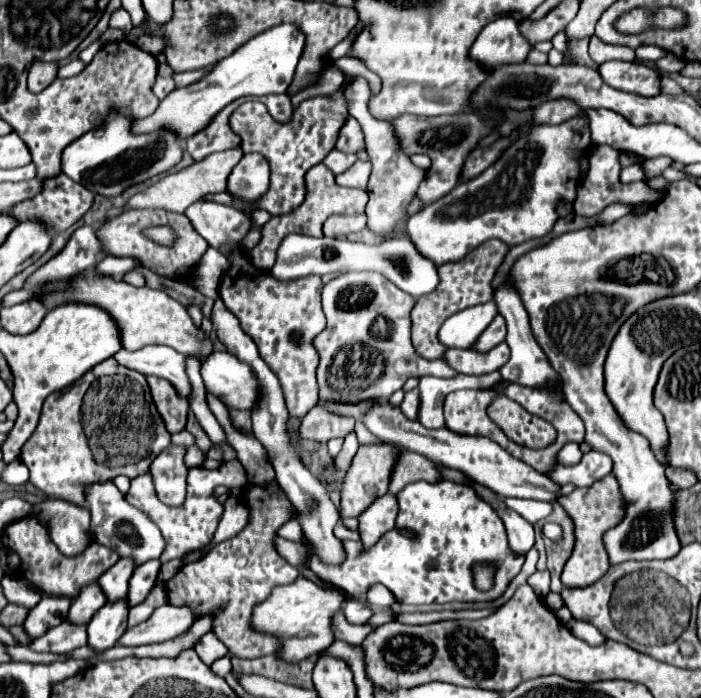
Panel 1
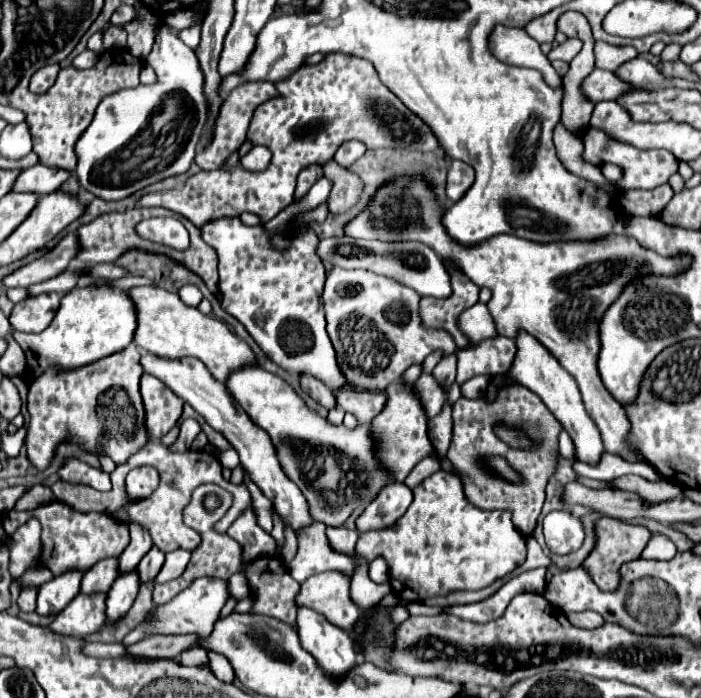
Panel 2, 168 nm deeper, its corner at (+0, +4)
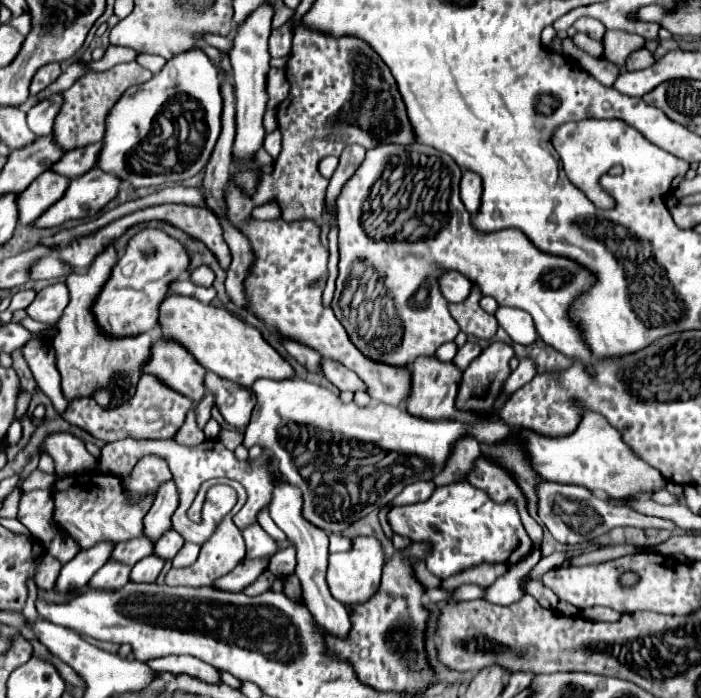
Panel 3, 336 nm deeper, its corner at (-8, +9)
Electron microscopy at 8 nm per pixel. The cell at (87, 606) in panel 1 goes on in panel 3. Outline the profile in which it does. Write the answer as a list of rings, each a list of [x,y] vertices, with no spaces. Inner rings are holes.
[[[142,535],[142,537],[138,537],[138,539],[118,543],[118,545],[114,547],[110,559],[118,559],[118,563],[128,563],[128,565],[132,567],[132,565],[136,565],[140,559],[152,555],[152,549],[154,549],[154,543]]]

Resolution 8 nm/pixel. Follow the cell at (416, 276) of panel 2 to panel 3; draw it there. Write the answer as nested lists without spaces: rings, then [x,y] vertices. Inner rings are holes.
[[[442,271],[440,277],[438,277],[438,285],[440,285],[444,299],[450,301],[450,303],[464,301],[470,293],[470,287],[472,287],[470,279],[456,273],[456,271]]]

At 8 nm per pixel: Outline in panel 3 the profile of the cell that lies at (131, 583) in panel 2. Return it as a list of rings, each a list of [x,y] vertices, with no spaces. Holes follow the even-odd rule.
[[[148,555],[132,567],[130,581],[134,581],[134,583],[154,583],[162,565],[164,565],[164,559],[156,557],[156,555]]]

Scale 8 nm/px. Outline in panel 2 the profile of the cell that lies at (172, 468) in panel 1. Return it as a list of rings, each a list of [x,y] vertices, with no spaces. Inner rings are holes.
[[[186,418],[186,420],[180,424],[180,436],[178,436],[176,444],[172,444],[170,448],[172,448],[174,452],[186,452],[188,446],[190,446],[190,442],[198,436],[198,432],[200,432],[200,424],[198,424],[194,418]]]

